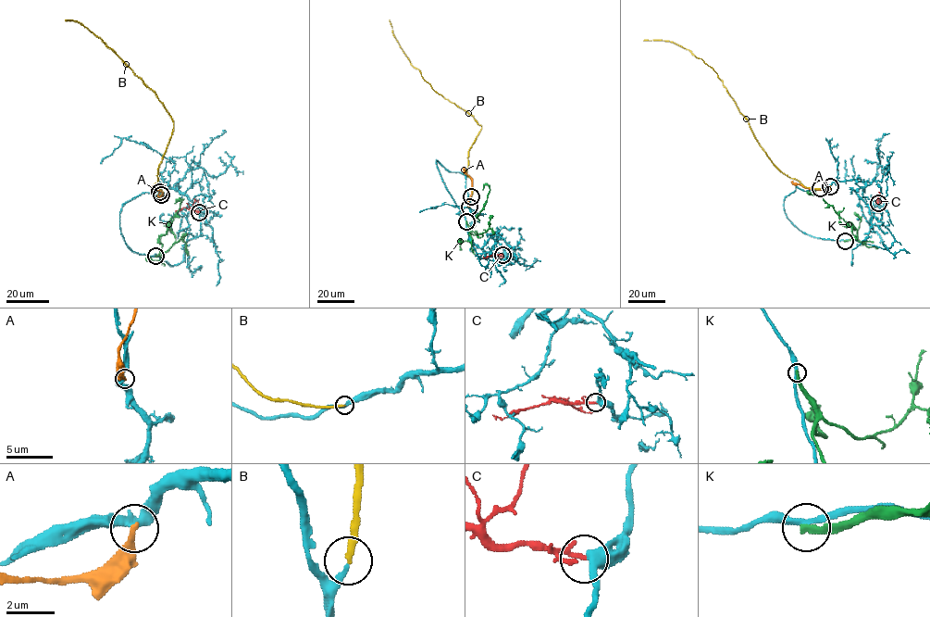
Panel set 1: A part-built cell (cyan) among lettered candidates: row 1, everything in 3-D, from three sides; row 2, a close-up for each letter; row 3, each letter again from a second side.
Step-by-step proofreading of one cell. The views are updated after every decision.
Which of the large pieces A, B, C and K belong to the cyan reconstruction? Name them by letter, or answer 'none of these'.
B

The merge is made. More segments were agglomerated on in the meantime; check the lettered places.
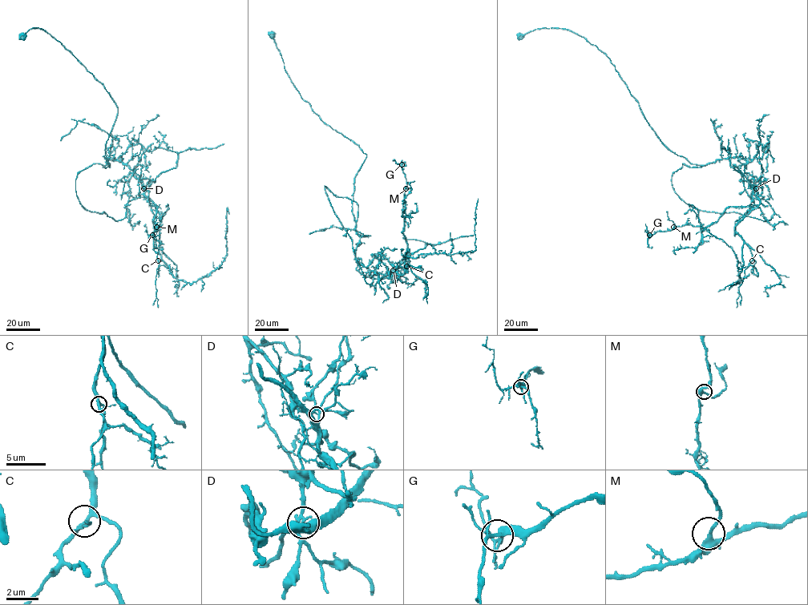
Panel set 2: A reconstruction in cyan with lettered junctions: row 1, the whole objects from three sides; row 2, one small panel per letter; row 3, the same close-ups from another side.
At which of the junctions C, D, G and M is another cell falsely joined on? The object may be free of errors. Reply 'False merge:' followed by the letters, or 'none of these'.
False merge: D

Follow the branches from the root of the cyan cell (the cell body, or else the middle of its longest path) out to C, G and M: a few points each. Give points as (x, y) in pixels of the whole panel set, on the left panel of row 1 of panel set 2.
C: (23, 36), (43, 30), (114, 102), (104, 158), (127, 164), (148, 191), (161, 221), (158, 260)
G: (23, 36), (42, 29), (109, 94), (118, 113), (104, 158), (137, 174), (159, 207), (152, 235)
M: (23, 36), (42, 29), (109, 94), (118, 113), (104, 158), (139, 175), (159, 207), (156, 227)

